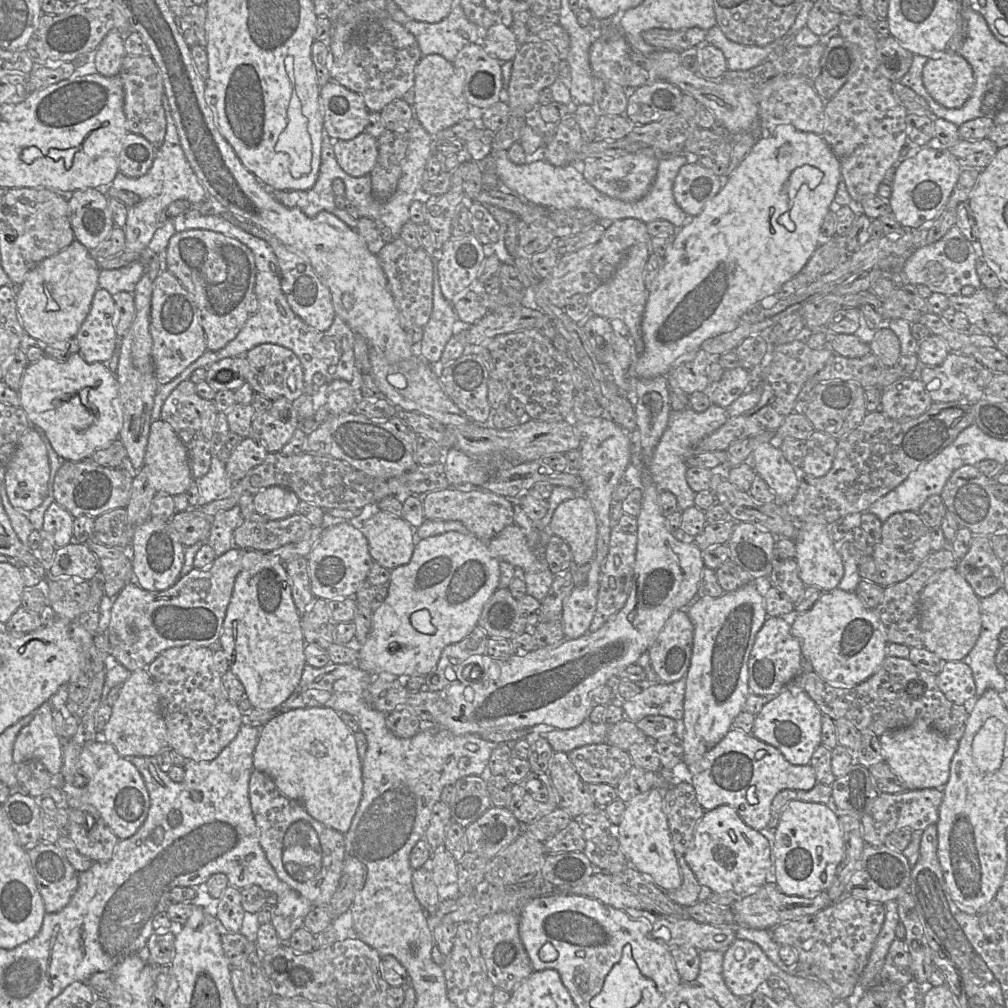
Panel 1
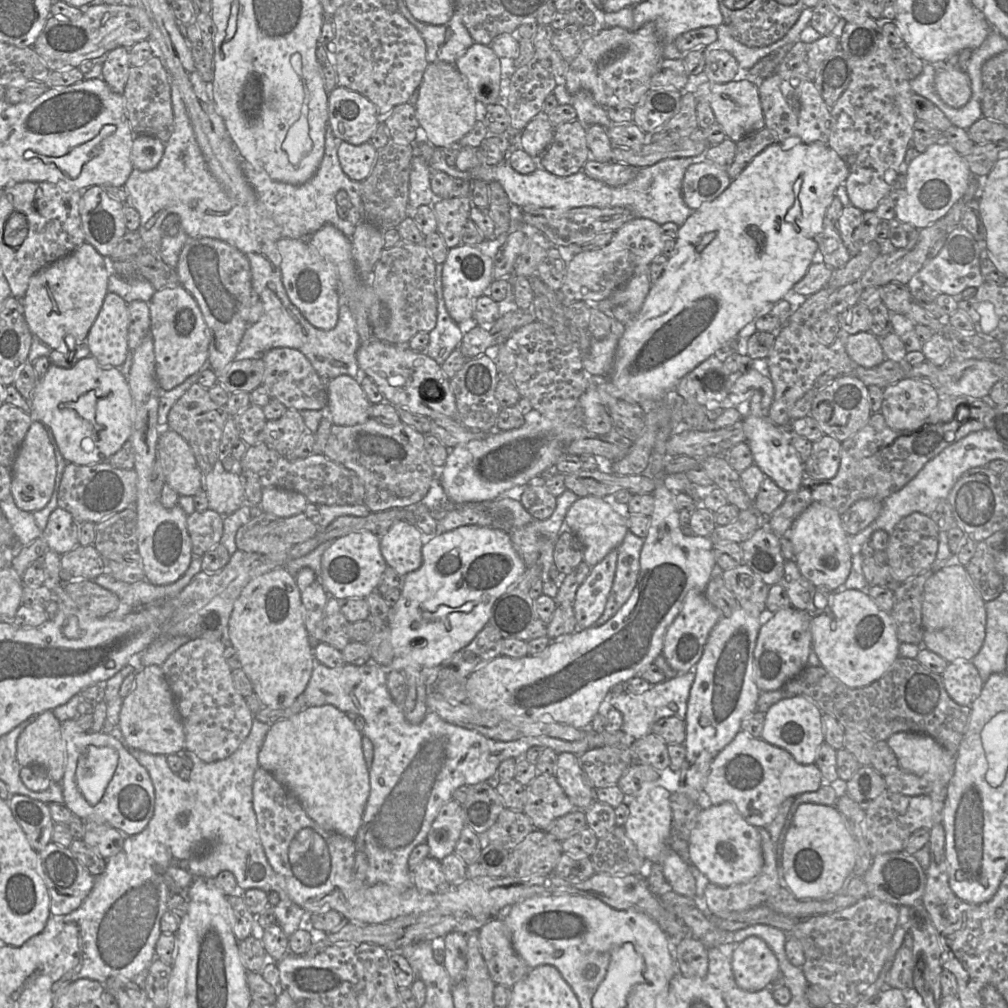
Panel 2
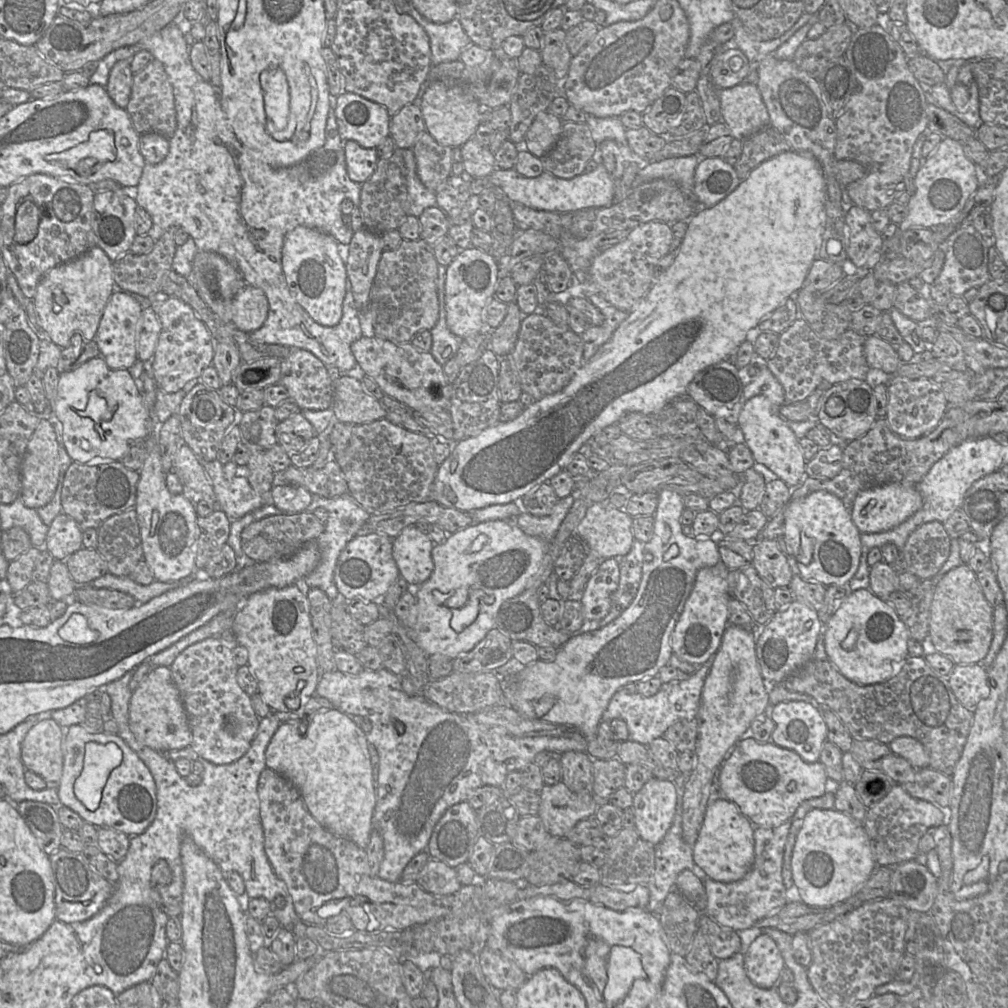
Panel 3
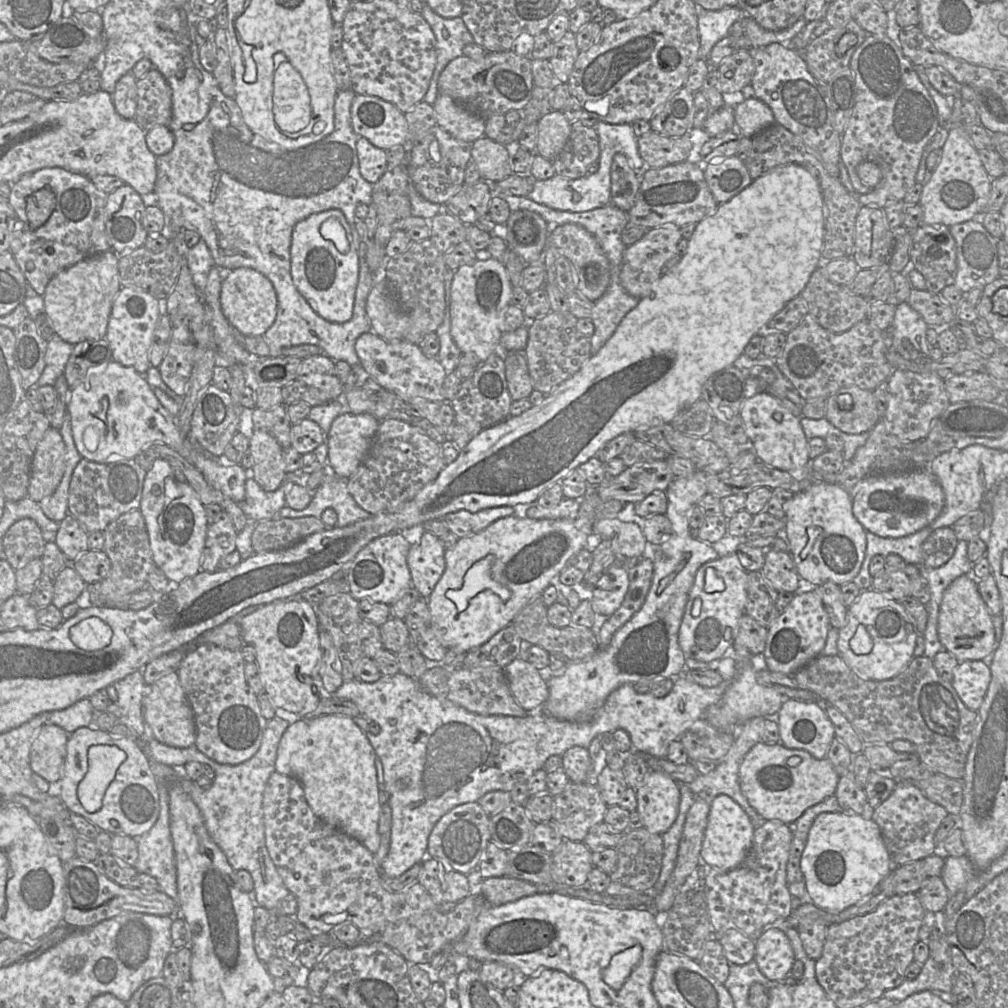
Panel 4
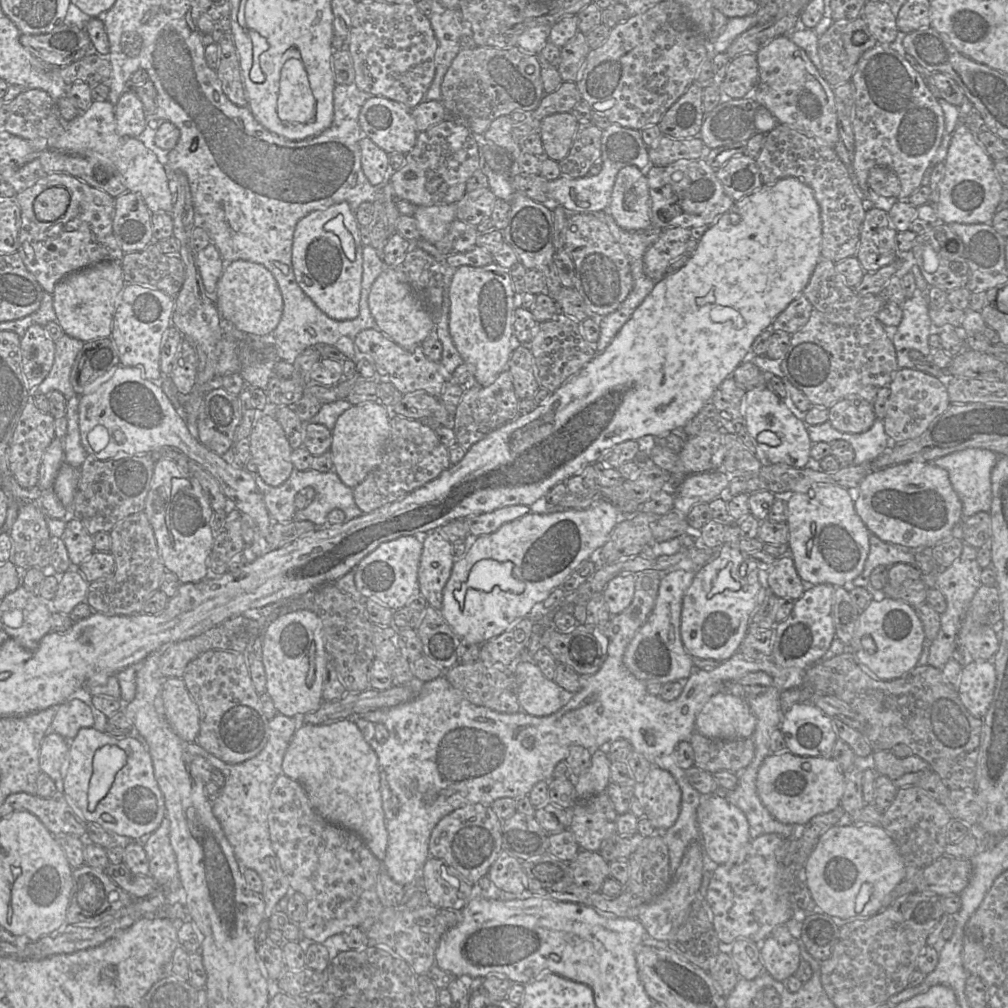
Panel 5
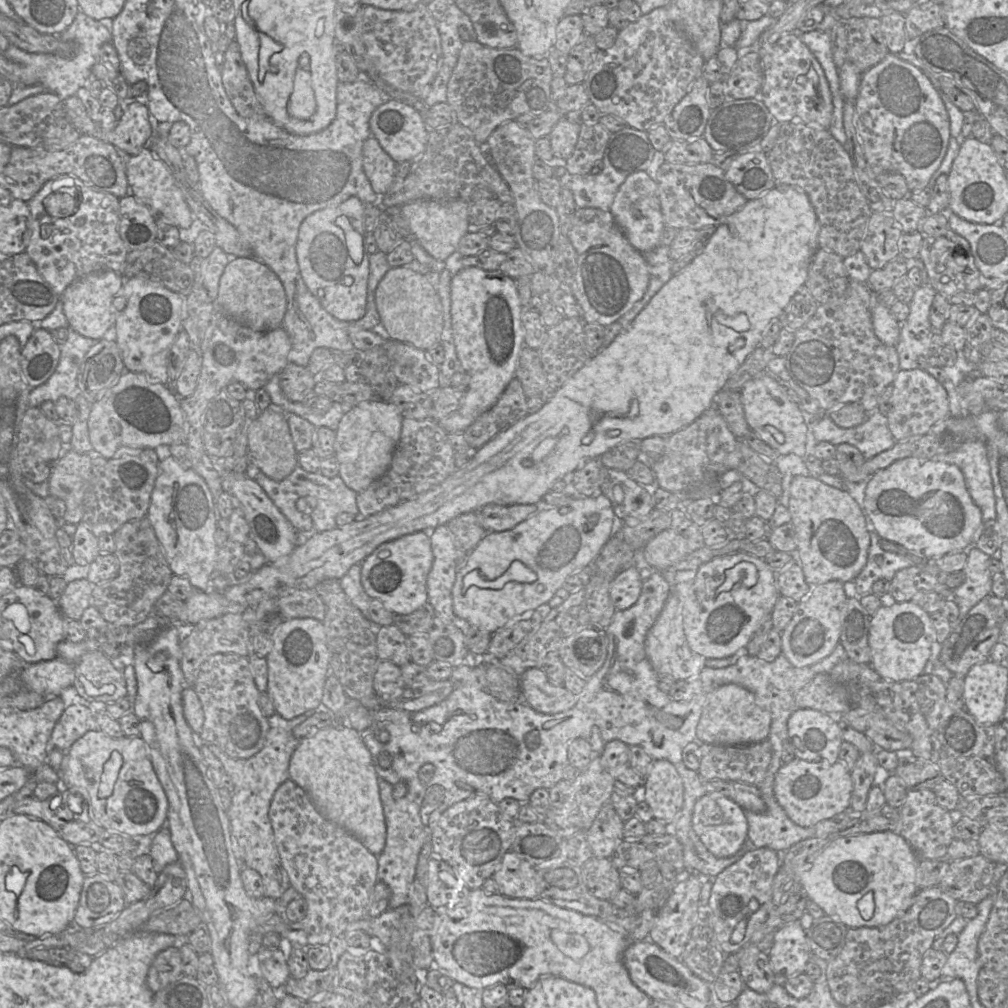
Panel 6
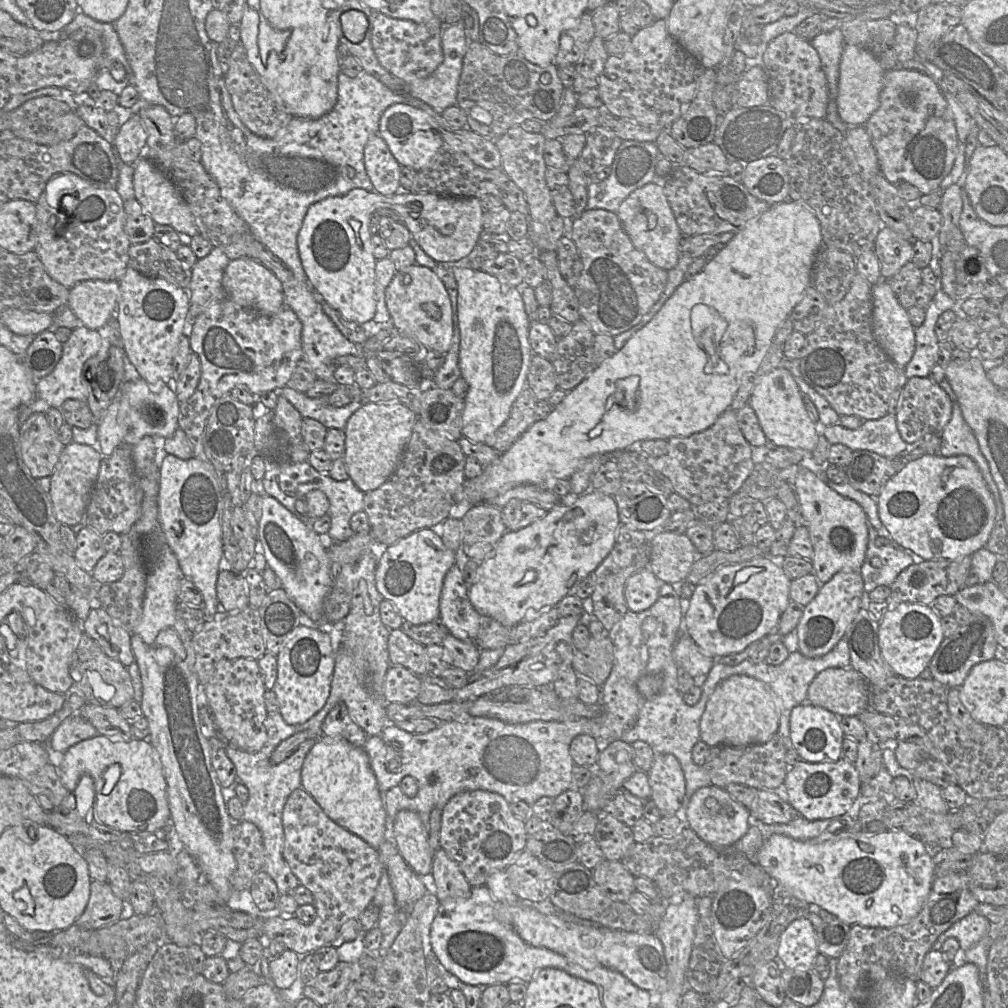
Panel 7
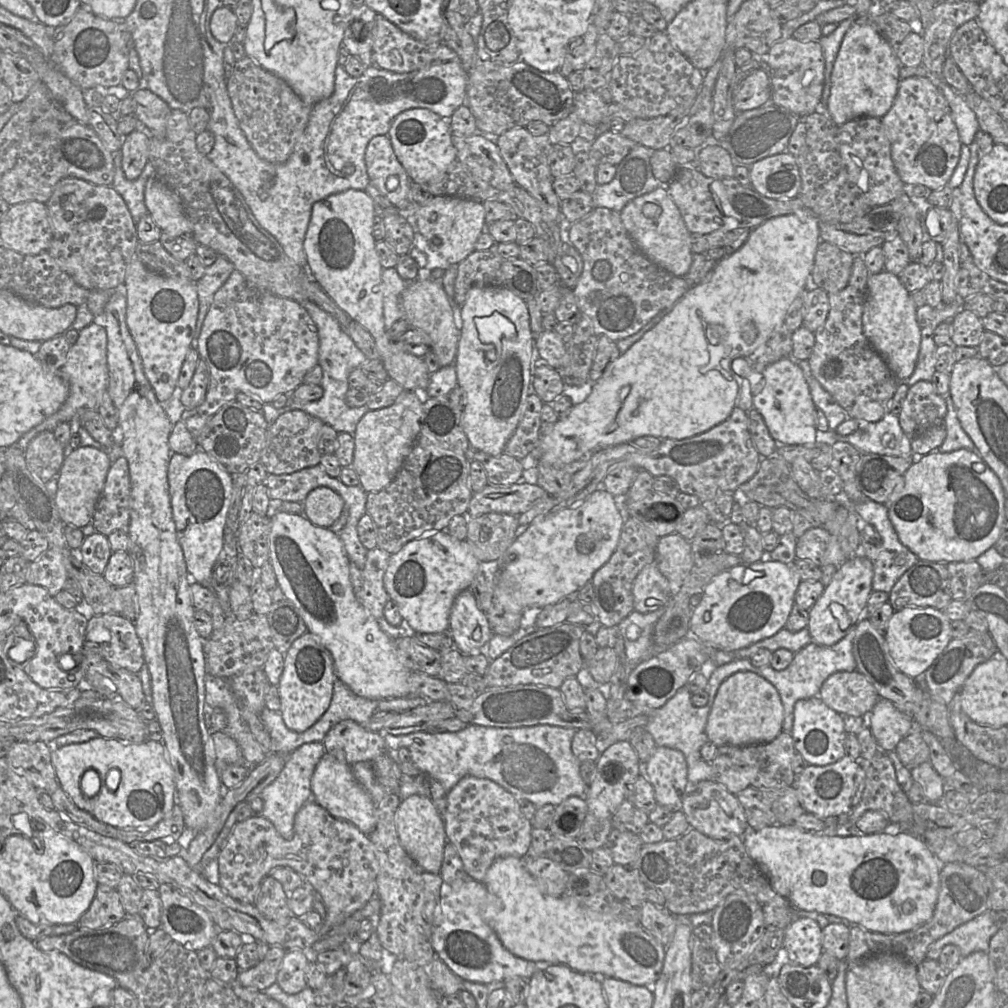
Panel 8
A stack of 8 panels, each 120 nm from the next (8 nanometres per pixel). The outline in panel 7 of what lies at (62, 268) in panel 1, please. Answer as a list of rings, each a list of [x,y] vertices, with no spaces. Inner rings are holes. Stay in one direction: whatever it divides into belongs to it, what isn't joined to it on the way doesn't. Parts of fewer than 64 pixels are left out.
[[[85,280],[69,289],[67,305],[82,325],[99,330],[115,319],[119,299],[119,282]]]

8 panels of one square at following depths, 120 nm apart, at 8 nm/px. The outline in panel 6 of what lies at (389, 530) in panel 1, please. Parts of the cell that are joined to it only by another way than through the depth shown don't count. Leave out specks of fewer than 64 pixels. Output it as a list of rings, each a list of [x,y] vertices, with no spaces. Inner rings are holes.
[[[447,525],[436,527],[430,536],[434,561],[428,574],[426,586],[428,594],[428,606],[434,611],[444,623],[451,624],[463,632],[466,636],[470,629],[470,624],[459,617],[453,611],[452,588],[457,574],[457,545],[454,535]]]

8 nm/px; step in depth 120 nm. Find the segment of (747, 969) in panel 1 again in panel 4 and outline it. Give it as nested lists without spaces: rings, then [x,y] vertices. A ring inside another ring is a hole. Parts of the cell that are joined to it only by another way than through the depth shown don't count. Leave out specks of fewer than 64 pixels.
[[[768,928],[754,943],[754,961],[762,975],[771,981],[786,977],[796,961],[786,935],[778,928]]]

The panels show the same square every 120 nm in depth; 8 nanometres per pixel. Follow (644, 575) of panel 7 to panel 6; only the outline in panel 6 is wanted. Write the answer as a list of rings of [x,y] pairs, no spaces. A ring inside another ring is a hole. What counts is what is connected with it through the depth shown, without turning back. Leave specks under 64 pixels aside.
[[[630,567],[615,577],[609,586],[609,594],[617,611],[628,609],[637,602],[643,582],[636,567]]]

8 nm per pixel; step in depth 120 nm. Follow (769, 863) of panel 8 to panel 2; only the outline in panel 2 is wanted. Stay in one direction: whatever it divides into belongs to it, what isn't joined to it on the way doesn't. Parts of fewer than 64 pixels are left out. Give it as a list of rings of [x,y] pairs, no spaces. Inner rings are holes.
[[[813,802],[798,806],[783,846],[783,875],[797,899],[822,898],[837,892],[852,874],[857,859],[857,842],[836,805]]]

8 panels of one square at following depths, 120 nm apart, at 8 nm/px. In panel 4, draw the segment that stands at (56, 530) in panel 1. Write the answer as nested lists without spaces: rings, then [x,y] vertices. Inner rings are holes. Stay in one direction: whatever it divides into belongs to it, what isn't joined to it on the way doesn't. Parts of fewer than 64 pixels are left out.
[[[69,513],[59,522],[55,543],[66,559],[73,563],[82,553],[89,550],[88,532]]]

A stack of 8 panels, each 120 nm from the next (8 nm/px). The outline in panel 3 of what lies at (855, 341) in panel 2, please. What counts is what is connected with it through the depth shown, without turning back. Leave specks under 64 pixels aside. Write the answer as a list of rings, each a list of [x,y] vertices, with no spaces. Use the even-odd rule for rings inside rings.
[[[869,335],[864,343],[864,355],[870,368],[892,375],[902,363],[894,347],[877,335]]]

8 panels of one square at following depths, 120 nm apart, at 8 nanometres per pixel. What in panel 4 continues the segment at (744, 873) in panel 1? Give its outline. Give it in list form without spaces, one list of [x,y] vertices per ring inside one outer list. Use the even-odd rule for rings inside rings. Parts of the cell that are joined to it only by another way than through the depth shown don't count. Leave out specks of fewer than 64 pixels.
[[[717,795],[710,803],[700,857],[712,868],[728,871],[739,866],[745,859],[753,841],[754,827],[749,817],[728,795]]]

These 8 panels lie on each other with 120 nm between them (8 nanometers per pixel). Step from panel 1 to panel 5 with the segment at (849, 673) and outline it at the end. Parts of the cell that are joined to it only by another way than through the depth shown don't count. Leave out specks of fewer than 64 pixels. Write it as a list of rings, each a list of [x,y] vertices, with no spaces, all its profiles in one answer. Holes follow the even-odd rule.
[[[885,597],[881,601],[872,600],[861,612],[858,627],[847,650],[850,650],[858,662],[875,678],[889,681],[902,677],[917,666],[925,640],[924,628],[915,612],[915,608],[902,600]]]

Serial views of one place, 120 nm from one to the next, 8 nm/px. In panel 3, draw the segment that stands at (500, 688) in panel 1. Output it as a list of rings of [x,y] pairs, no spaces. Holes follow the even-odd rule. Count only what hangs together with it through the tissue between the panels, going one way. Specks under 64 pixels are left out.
[[[672,490],[658,492],[654,513],[654,533],[645,545],[642,578],[637,594],[622,614],[606,626],[572,636],[557,651],[552,662],[536,660],[516,675],[501,679],[507,704],[520,714],[538,721],[575,726],[587,741],[597,737],[597,728],[612,696],[625,684],[657,676],[673,655],[670,637],[690,596],[698,571],[721,561],[717,543],[709,537],[688,537],[682,532],[680,518],[685,509],[682,495]]]

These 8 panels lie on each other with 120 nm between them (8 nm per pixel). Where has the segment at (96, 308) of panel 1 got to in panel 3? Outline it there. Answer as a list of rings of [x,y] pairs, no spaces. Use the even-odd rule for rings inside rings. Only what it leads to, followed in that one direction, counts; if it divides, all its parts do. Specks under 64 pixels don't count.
[[[116,287],[110,296],[93,339],[102,356],[111,369],[130,368],[137,356],[138,323],[142,315],[142,305],[134,295]]]

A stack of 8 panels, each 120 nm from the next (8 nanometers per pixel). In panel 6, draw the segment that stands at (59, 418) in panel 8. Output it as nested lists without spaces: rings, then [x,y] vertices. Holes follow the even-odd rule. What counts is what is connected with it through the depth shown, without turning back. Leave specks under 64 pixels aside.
[[[68,328],[68,337],[60,345],[60,358],[54,373],[43,384],[31,389],[29,407],[39,407],[45,401],[55,402],[64,396],[74,400],[81,394],[78,373],[82,360],[97,340]]]

